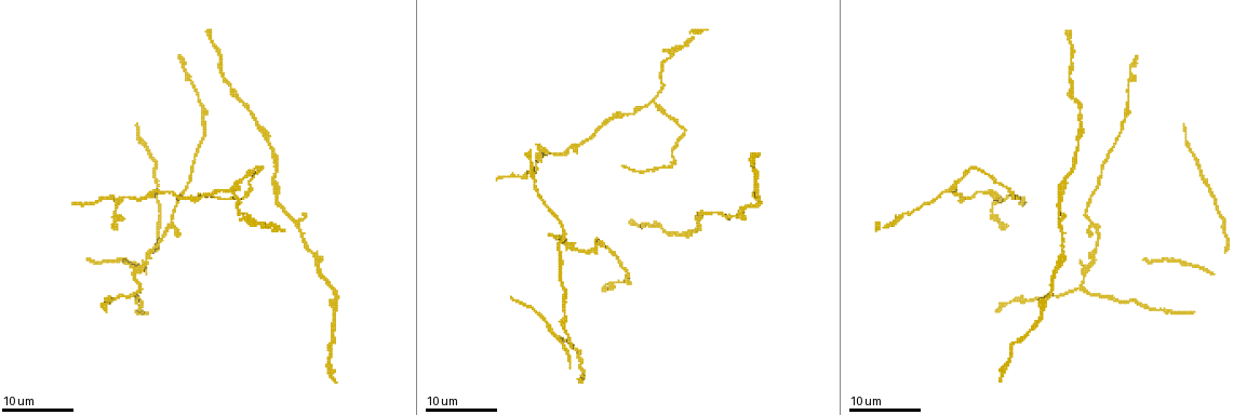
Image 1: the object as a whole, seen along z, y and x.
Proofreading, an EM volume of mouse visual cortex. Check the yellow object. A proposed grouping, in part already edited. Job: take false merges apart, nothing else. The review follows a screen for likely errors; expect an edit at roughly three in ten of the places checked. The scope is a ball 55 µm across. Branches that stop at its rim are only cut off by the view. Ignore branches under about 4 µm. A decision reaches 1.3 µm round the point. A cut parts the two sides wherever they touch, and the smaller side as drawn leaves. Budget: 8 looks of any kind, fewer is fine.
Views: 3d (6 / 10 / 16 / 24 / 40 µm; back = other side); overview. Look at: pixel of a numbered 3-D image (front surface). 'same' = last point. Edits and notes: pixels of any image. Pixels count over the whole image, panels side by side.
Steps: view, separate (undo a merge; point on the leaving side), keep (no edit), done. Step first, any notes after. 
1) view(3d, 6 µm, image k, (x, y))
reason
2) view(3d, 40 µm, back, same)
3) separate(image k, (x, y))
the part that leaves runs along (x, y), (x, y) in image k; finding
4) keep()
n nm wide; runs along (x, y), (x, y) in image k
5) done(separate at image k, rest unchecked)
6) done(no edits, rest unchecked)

view(3d, 24 µm, image 1, (1078, 289))
arms part here

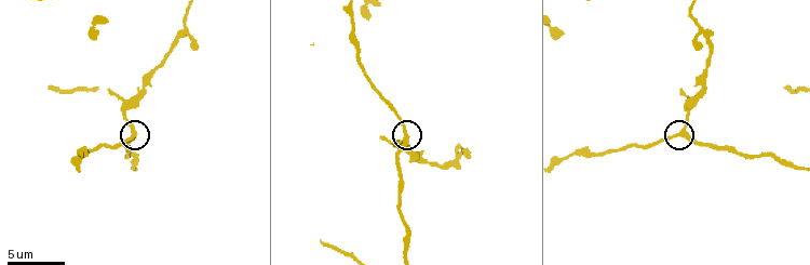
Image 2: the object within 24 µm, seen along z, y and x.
view(3d, 10 µm, image 2, (403, 136))
zoom in

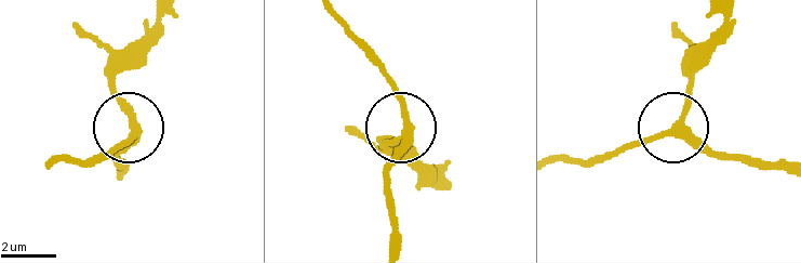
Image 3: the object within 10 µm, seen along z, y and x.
keep()
260 nm wide; runs along (730, 14), (728, 35), (691, 77), (671, 126), (600, 158) in image 3; continuous, no second neuron

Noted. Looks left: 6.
view(3d, 16 µm, image 1, (652, 101))
three arms meet

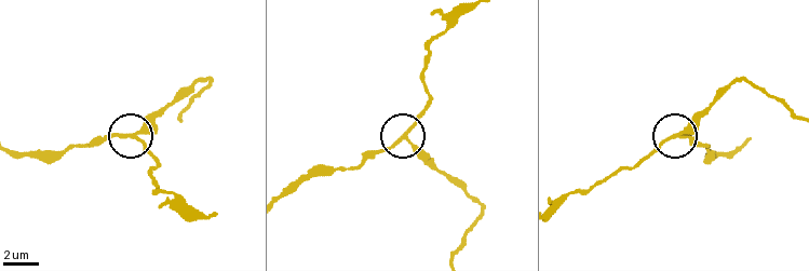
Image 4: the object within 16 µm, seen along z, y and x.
view(3d, 6 µm, image 4, (404, 137))

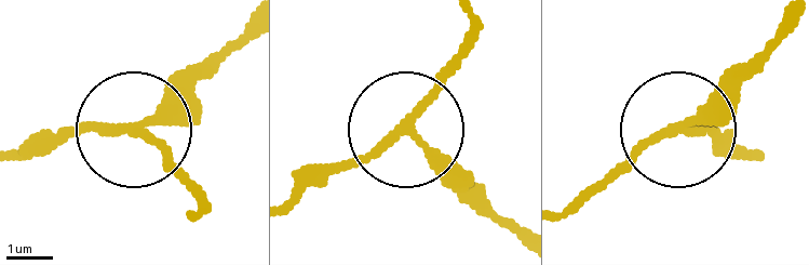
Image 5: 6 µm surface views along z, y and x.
keep()
side arm 17 µm; continuous, no second neuron

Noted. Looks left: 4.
view(3d, 16 µm, image 1, (257, 169))
sudden change in width

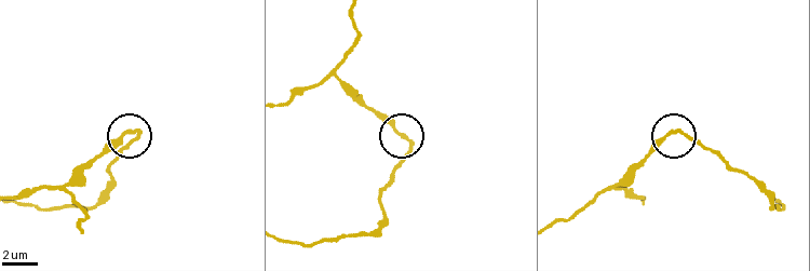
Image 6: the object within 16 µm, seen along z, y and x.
view(3d, 10 µm, image 6, (126, 133))
zoom in

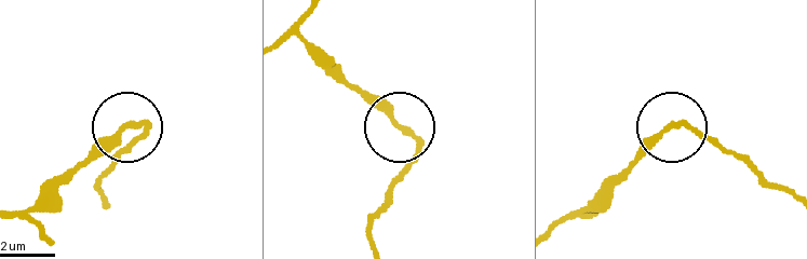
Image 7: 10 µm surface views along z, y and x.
separate(image 7, (126, 148))
150 nm wide; the part that leaves runs along (146, 130), (97, 185), (102, 199) in image 7; a second neuron is stuck on

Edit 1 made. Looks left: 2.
view(3d, 16 µm, image 1, (997, 202))
a fork

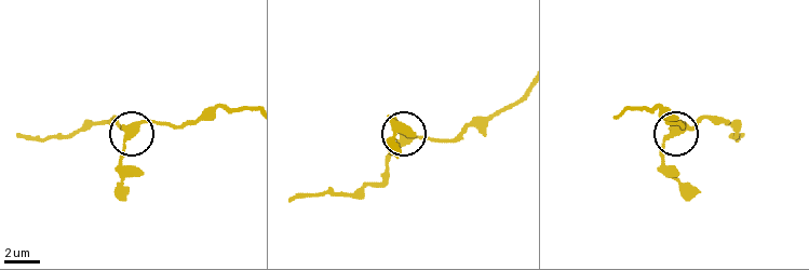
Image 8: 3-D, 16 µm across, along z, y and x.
view(3d, 10 µm, image 8, (130, 131))
closer look

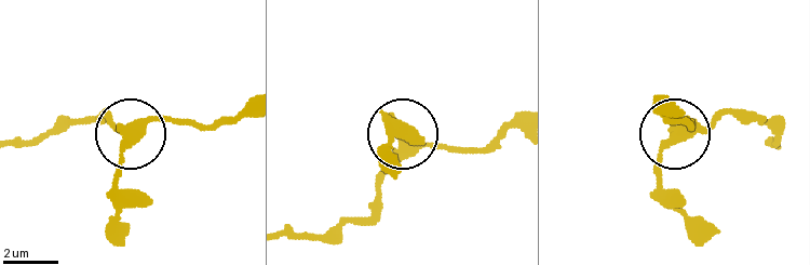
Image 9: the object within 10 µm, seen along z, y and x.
keep()
3 arms; runs along (244, 106), (202, 124), (147, 120), (121, 153), (115, 185) in image 9; all the same neuron

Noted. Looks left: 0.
done(separate at image 7, rest unchecked)

